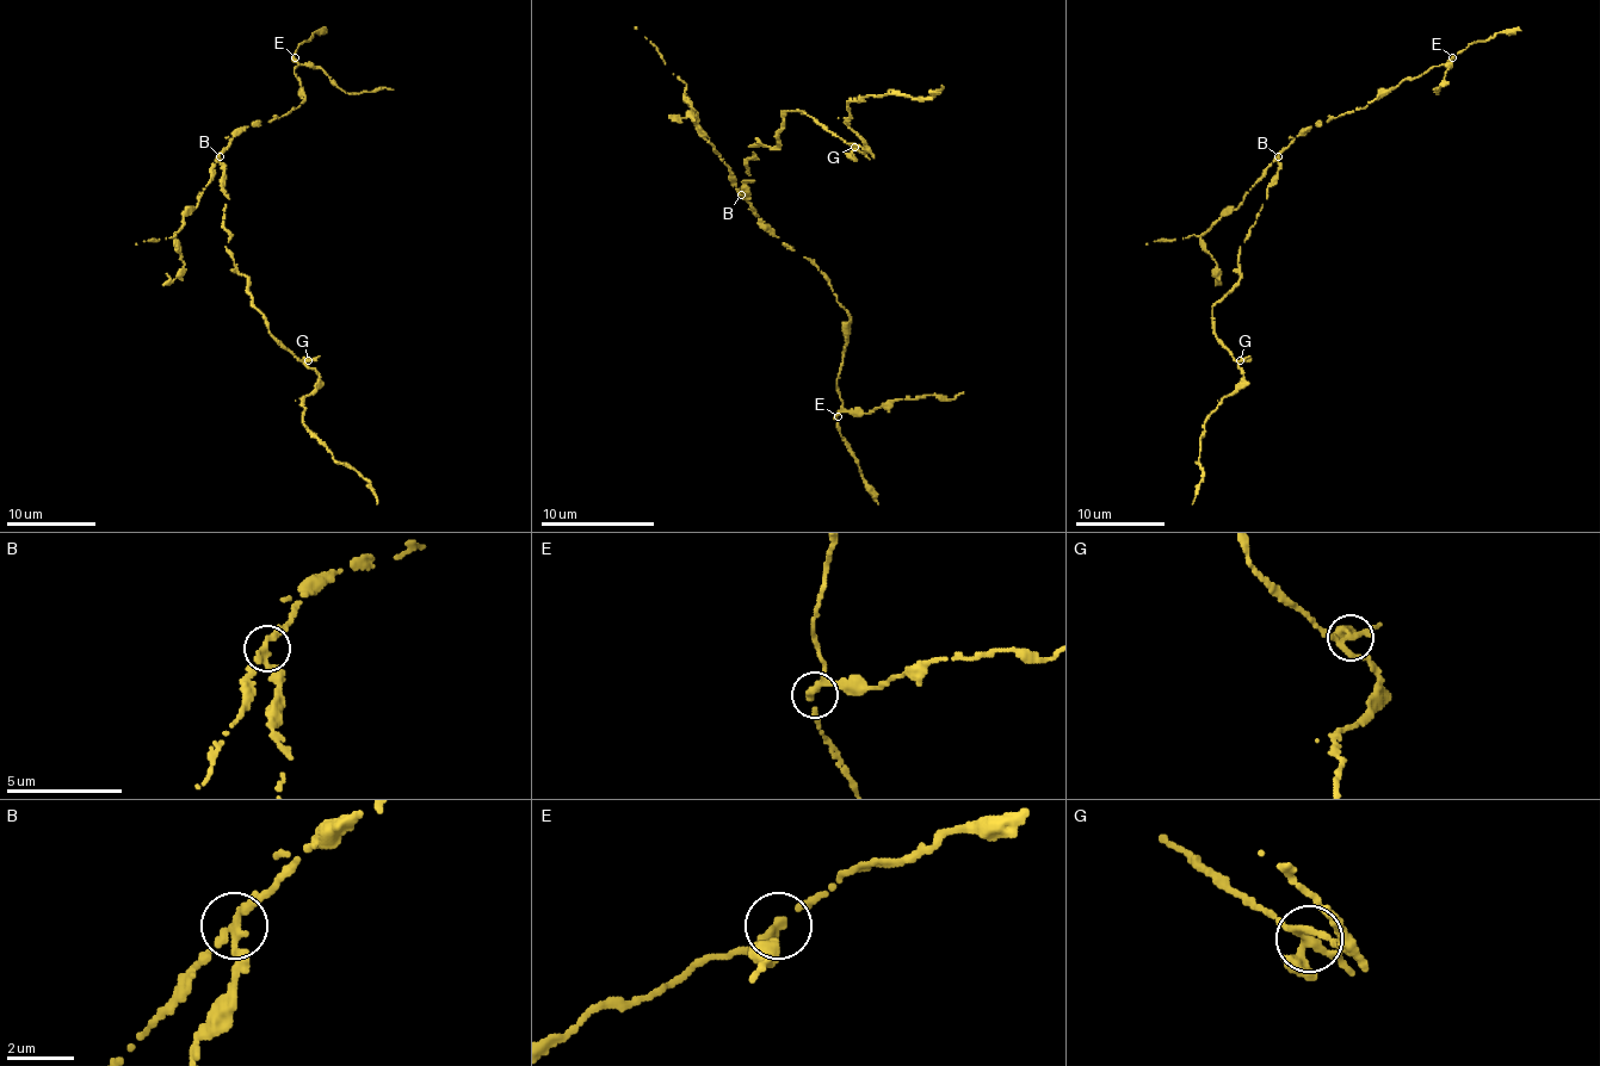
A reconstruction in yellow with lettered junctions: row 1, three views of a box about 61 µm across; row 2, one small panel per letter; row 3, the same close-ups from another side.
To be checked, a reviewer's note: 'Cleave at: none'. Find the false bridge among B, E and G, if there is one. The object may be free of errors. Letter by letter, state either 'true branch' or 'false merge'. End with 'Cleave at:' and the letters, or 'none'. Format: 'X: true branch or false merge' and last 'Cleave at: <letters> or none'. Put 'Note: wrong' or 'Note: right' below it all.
B: false merge
E: true branch
G: true branch
Cleave at: B
Note: wrong

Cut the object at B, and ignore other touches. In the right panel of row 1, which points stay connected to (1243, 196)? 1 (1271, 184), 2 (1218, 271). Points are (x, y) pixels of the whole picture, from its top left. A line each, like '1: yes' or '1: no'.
1: no
2: yes

